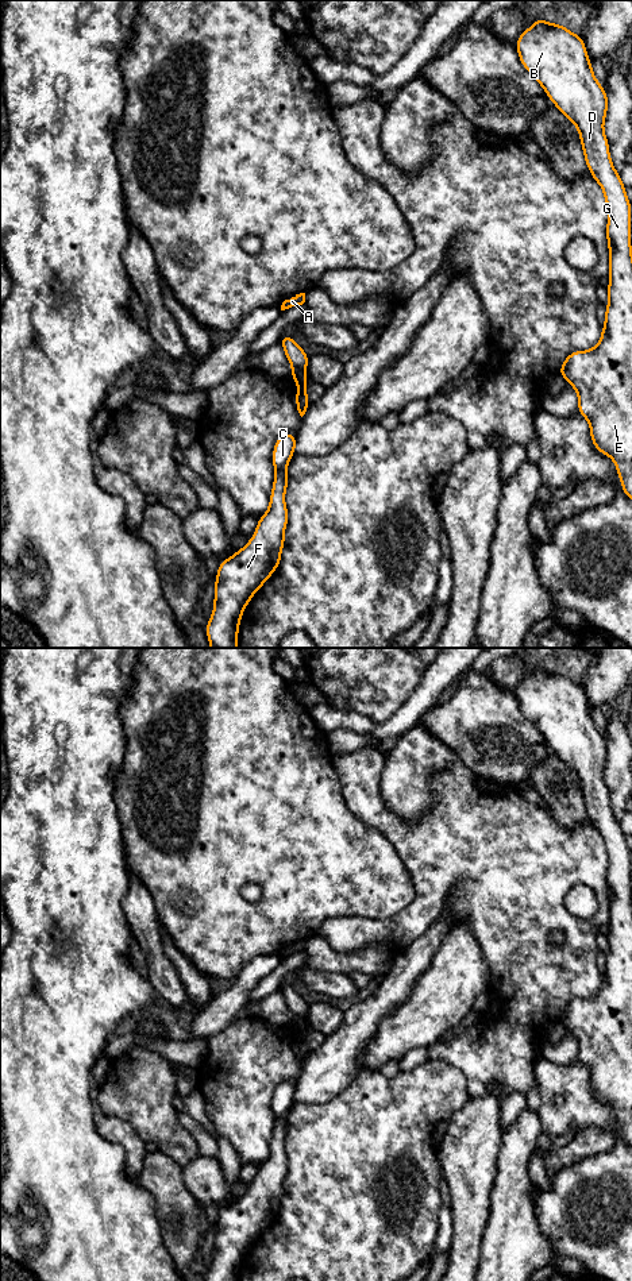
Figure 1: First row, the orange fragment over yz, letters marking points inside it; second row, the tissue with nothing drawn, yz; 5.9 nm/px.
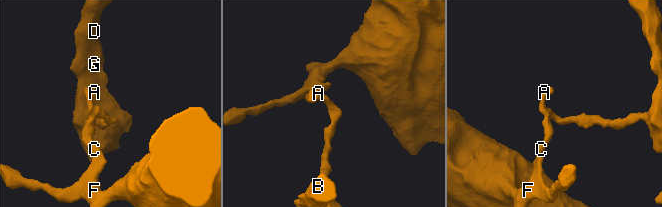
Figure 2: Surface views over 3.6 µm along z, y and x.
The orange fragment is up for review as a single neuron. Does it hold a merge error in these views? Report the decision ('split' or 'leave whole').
split

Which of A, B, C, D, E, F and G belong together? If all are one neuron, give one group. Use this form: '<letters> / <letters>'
A B D E G / C F

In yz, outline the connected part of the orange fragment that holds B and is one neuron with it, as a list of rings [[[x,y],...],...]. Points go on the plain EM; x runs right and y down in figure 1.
[[[542,665],[525,678],[516,690],[523,714],[543,734],[550,749],[575,772],[583,805],[591,825],[604,838],[608,854],[606,887],[609,895],[609,950],[605,973],[598,992],[587,999],[574,999],[559,1016],[559,1022],[578,1041],[578,1060],[589,1069],[593,1093],[613,1107],[623,1139],[632,1147],[632,895],[631,849],[625,834],[613,815],[604,769],[608,744],[594,725],[582,684],[562,672]]]

